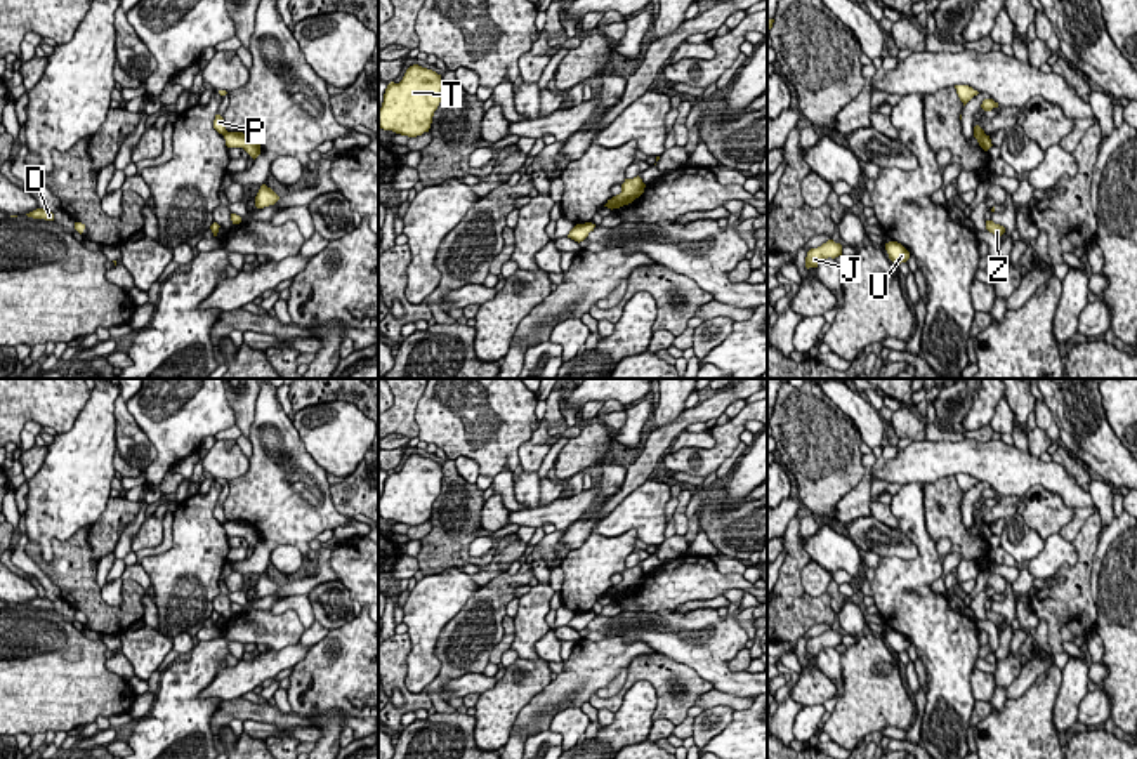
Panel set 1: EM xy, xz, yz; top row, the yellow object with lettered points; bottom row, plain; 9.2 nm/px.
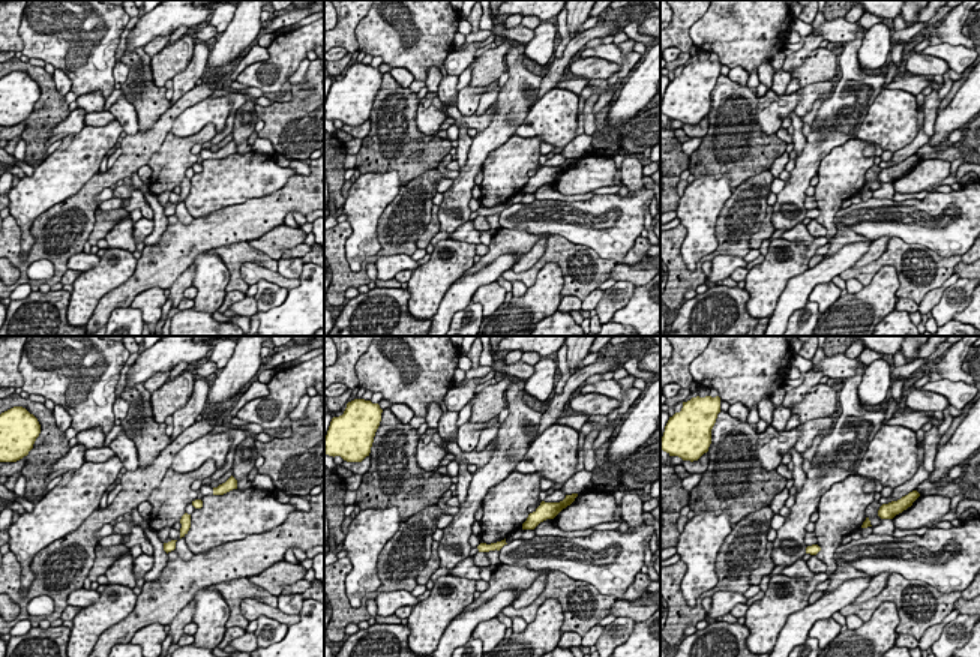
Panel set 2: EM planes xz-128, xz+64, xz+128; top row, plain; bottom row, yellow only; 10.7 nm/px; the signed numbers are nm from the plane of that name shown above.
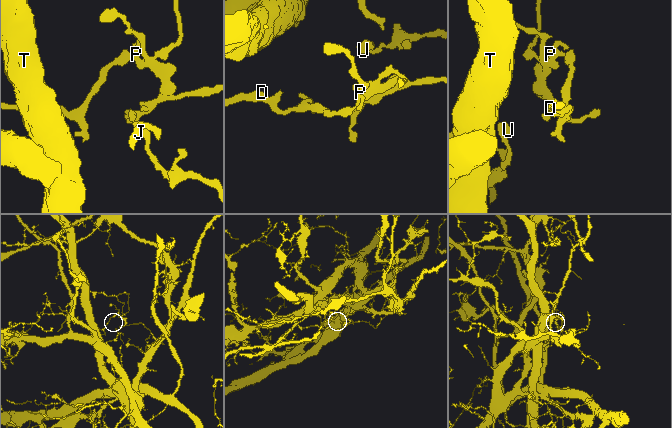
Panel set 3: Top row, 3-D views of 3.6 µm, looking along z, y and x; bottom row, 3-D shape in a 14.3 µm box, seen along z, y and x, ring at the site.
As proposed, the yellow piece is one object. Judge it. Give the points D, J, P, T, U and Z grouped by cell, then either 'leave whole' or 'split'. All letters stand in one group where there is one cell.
groups D J P T / U Z; split

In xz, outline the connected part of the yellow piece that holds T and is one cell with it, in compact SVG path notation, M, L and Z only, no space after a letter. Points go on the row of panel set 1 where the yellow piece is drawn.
M413 64L399 83L387 85L378 109L378 127L408 137L422 135L430 129L441 96L441 75Z

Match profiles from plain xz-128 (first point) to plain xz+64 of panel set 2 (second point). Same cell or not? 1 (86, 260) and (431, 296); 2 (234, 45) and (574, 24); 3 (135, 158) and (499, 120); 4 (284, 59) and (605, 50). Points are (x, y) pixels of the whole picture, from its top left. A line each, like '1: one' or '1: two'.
1: two
2: one
3: two
4: two

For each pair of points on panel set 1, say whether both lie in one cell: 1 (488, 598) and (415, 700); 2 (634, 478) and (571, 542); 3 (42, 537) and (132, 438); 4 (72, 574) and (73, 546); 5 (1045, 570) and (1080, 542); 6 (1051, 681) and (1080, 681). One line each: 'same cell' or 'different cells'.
1: same cell
2: different cells
3: different cells
4: same cell
5: different cells
6: different cells

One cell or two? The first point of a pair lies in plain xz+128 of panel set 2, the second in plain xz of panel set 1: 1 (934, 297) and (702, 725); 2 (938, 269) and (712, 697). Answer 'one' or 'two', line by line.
1: two
2: two

